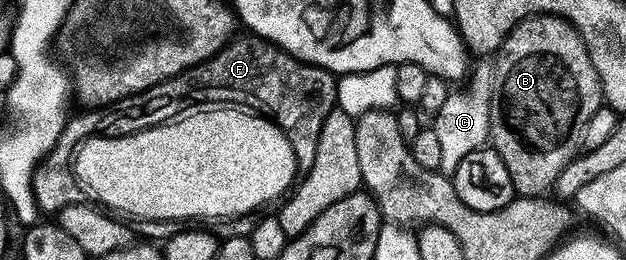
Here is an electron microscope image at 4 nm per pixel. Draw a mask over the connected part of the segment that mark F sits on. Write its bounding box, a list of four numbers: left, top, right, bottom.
[100,37,338,175]

